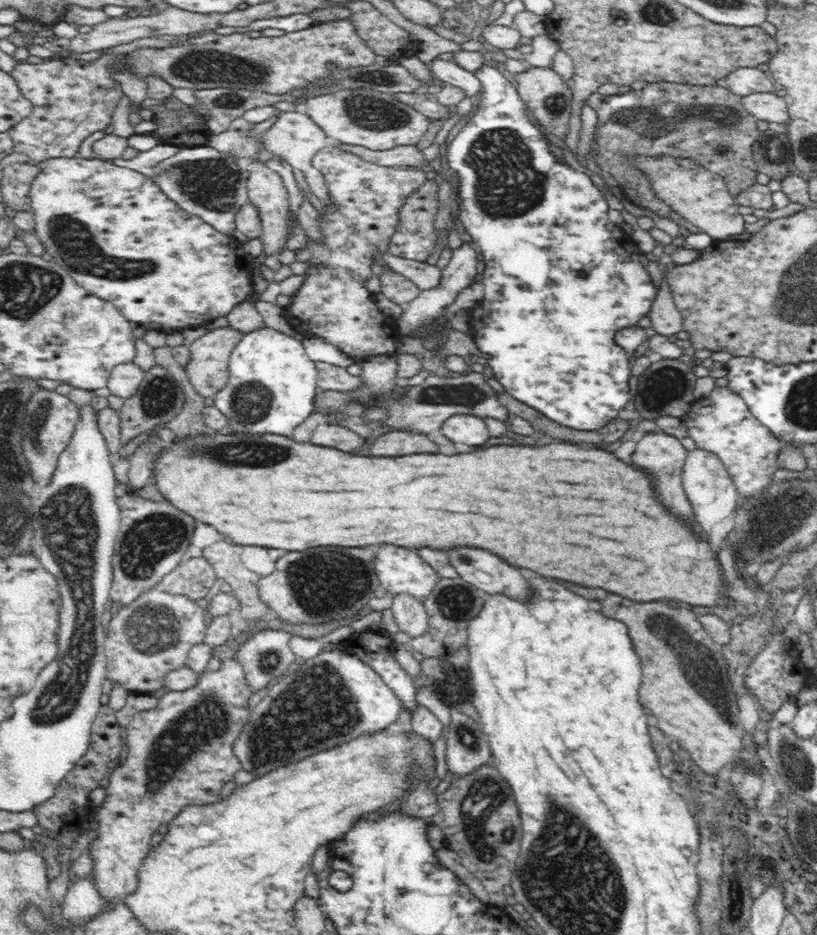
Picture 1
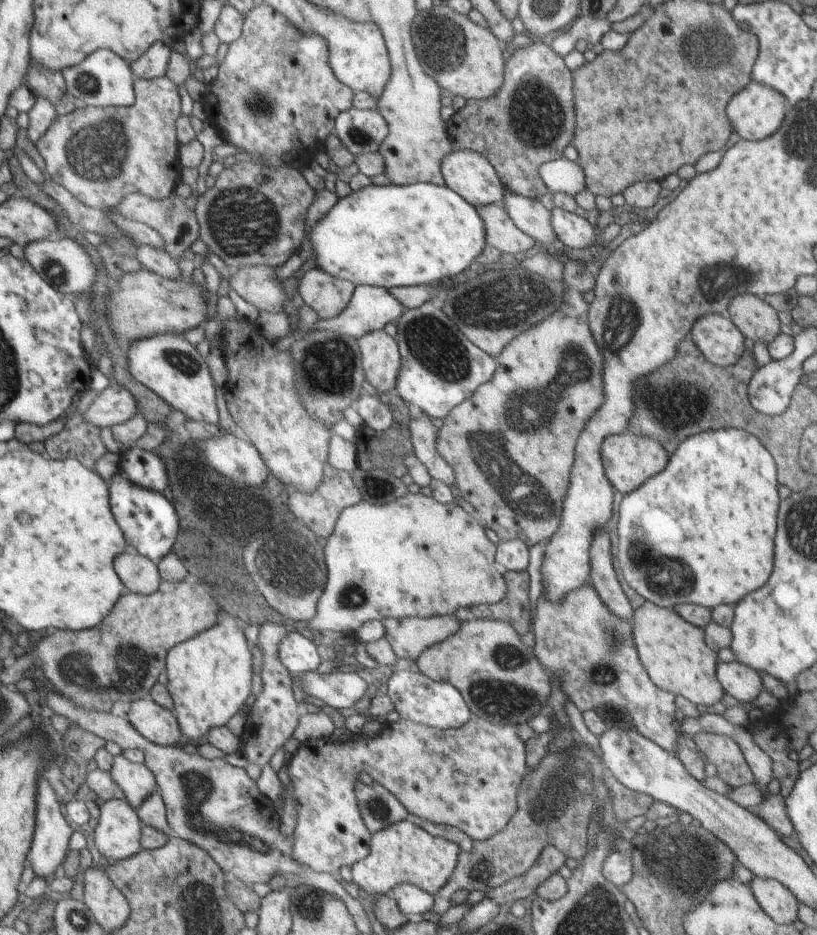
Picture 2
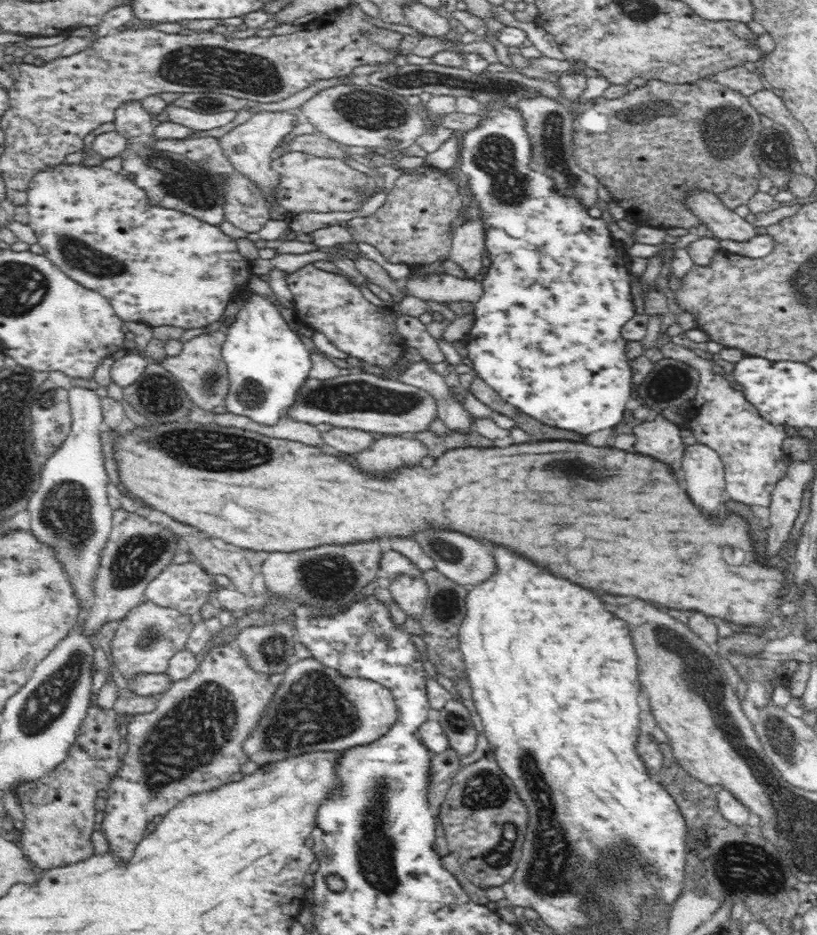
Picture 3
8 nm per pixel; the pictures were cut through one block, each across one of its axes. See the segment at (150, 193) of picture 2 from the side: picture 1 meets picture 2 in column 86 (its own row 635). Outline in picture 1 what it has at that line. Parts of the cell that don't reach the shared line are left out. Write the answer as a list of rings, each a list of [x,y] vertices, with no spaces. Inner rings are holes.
[[[160,586],[150,587],[136,601],[126,606],[126,611],[120,610],[109,622],[105,636],[107,678],[131,693],[150,694],[164,688],[166,674],[186,665],[186,656],[191,647],[198,646],[201,642],[205,627],[203,612],[196,602],[182,596],[166,594]]]

